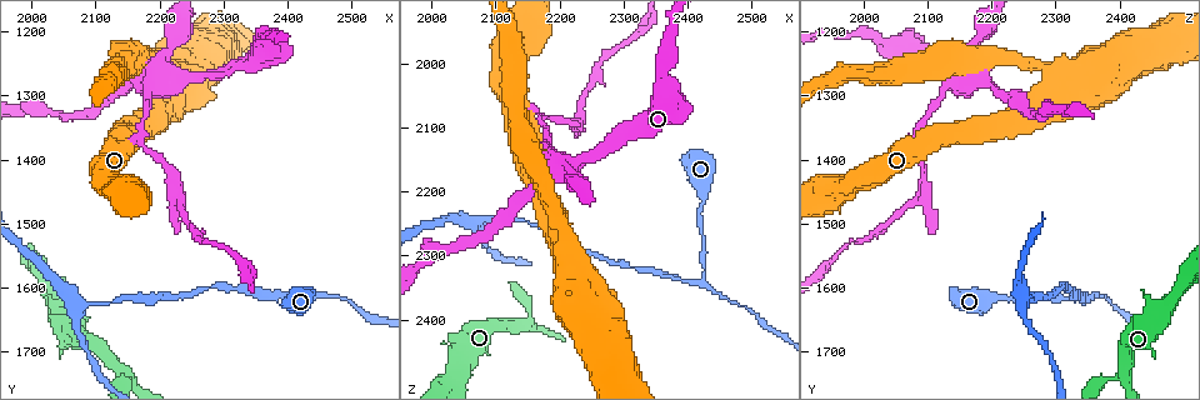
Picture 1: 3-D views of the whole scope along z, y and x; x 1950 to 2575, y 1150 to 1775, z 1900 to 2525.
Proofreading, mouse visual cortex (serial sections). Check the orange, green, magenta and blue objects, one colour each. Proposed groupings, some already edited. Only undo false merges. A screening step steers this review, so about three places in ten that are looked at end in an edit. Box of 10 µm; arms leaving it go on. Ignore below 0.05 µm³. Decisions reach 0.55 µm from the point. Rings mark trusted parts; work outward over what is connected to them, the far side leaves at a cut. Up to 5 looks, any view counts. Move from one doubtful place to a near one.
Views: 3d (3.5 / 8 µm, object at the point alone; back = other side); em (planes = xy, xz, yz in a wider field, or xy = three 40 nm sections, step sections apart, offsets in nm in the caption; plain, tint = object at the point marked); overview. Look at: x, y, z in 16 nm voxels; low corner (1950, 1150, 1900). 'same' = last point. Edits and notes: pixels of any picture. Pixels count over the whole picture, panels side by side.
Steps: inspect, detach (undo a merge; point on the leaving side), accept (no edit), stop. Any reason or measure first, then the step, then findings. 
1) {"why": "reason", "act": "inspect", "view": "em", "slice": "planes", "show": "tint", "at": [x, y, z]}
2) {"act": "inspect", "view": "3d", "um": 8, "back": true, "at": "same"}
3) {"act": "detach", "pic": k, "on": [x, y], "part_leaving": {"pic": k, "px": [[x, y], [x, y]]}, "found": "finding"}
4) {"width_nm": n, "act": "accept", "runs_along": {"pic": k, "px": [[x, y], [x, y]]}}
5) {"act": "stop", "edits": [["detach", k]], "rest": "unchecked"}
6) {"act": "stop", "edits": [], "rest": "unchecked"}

{"why": "sharp bend", "act": "inspect", "view": "3d", "um": 8, "at": [2215, 1270, 2310]}

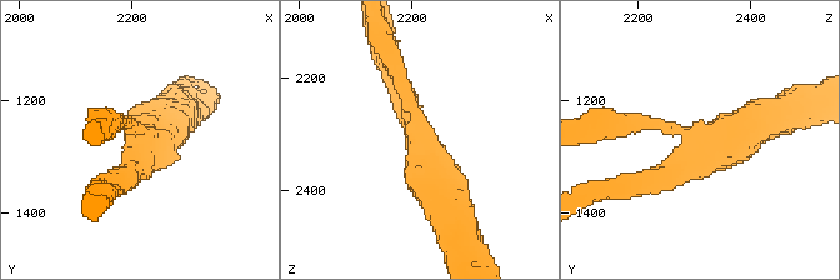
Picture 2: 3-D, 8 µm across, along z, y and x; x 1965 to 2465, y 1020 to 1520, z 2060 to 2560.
{"why": "shape alone is not enough", "act": "inspect", "view": "em", "slice": "xy", "step": 1, "show": "tint", "at": "same"}

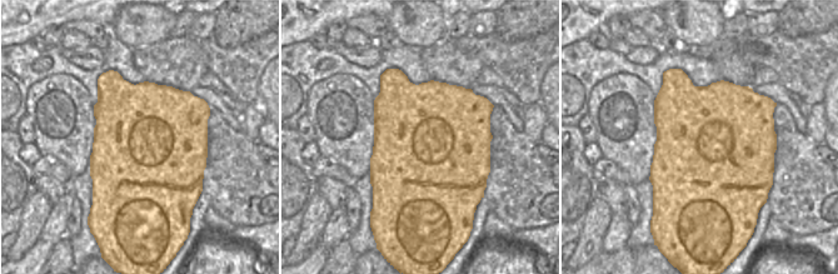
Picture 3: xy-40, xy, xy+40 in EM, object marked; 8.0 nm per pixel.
{"act": "accept", "runs_along": {"pic": 2, "px": [[673, 175], [698, 153], [730, 143]]}, "found": "continuous, no second cell"}

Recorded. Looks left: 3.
{"why": "thin neck", "act": "inspect", "view": "3d", "um": 3.5, "at": [2215, 1270, 2155]}

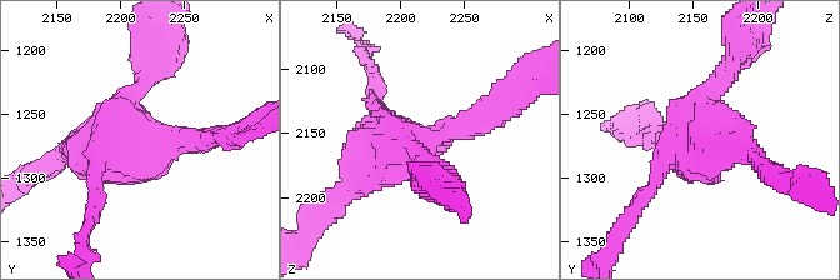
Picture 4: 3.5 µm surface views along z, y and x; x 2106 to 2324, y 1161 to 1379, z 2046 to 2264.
{"why": "need the tissue", "act": "inspect", "view": "em", "slice": "xy", "step": 3, "show": "tint", "at": [2214, 1272, 2156]}

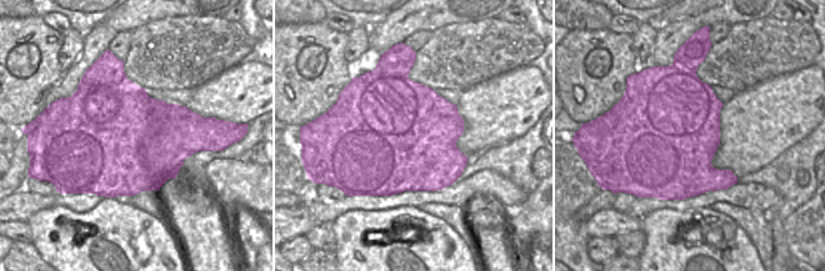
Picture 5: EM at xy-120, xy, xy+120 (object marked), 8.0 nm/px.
{"width_nm": 950, "act": "detach", "pic": 4, "on": [375, 78], "part_leaving": {"pic": 4, "px": [[378, 115], [366, 51]]}, "found": "a second cell is stuck on"}

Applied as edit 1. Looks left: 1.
{"act": "stop", "edits": [["detach", 4]], "rest": "unchecked"}

